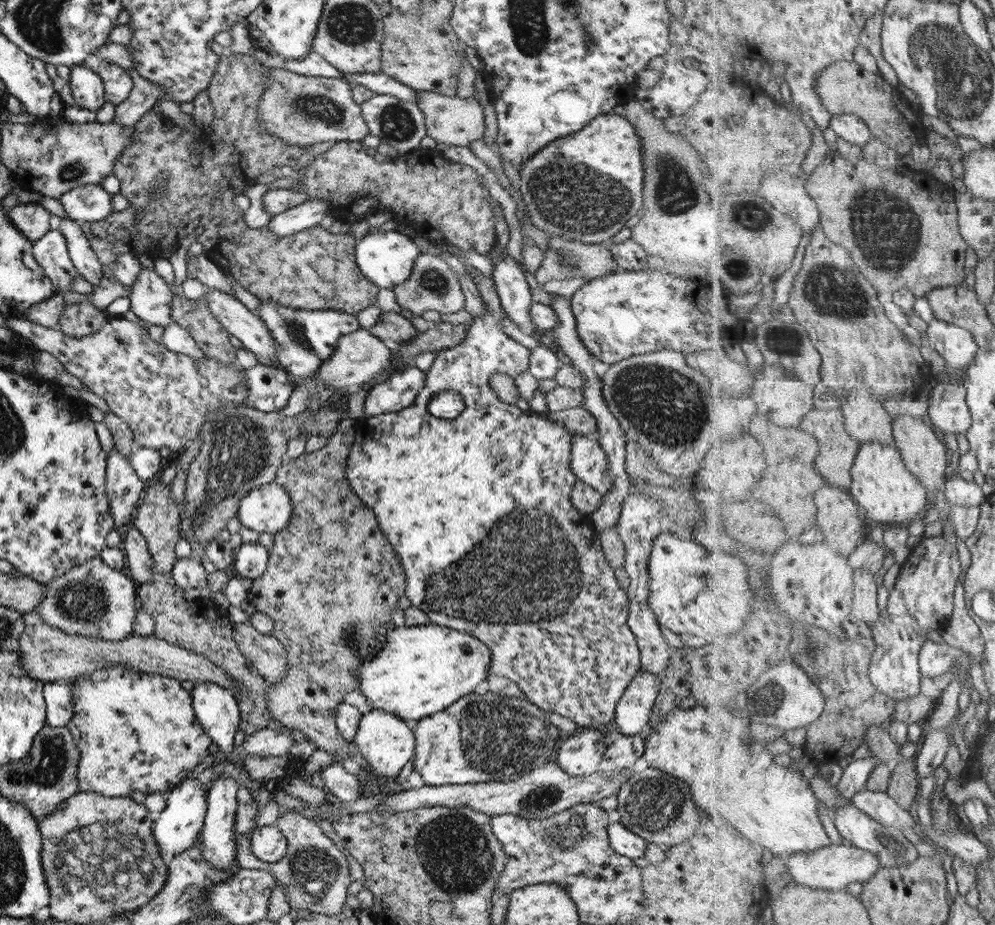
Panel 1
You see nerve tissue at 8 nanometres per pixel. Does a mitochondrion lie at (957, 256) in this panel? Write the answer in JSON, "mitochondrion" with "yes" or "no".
{"mitochondrion":"no"}

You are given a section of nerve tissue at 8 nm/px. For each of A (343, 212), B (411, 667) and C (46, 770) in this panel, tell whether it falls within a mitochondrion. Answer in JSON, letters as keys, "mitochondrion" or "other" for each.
{"A":"other","B":"other","C":"mitochondrion"}

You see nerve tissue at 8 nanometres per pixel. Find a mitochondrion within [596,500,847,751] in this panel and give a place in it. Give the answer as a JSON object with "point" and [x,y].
{"point":[768,696]}

